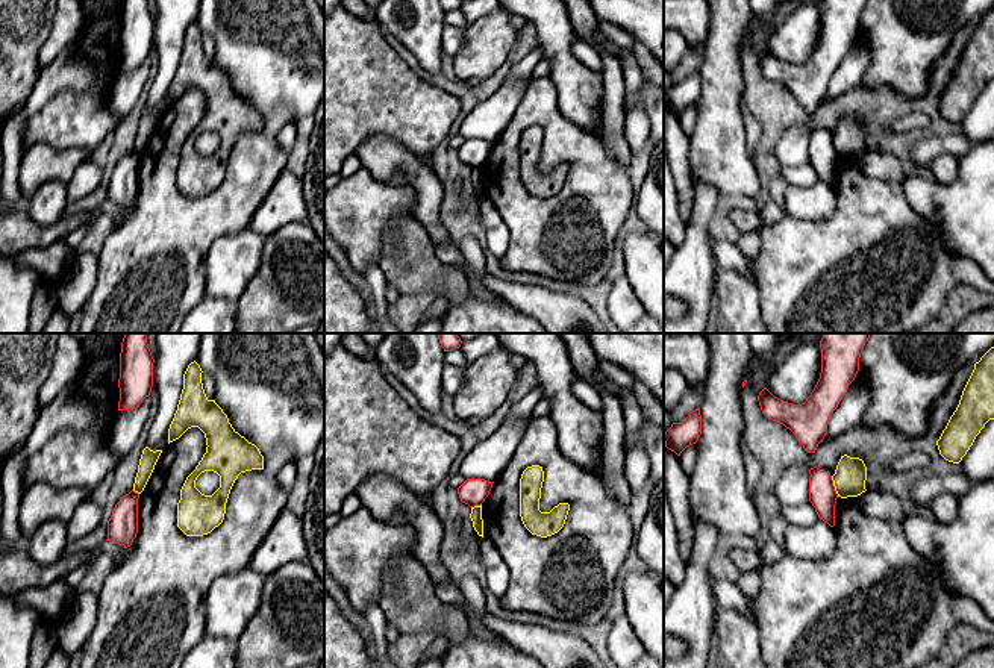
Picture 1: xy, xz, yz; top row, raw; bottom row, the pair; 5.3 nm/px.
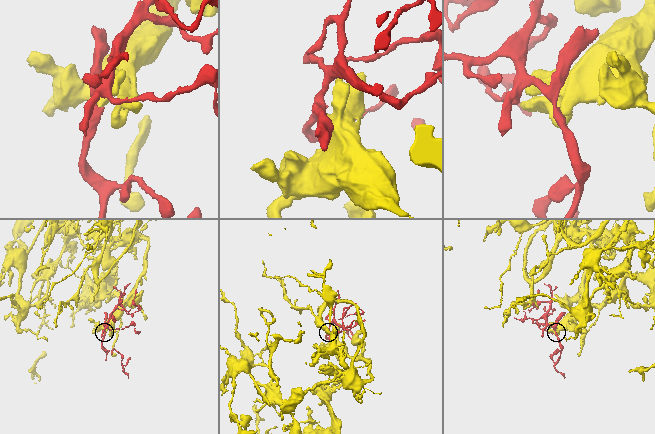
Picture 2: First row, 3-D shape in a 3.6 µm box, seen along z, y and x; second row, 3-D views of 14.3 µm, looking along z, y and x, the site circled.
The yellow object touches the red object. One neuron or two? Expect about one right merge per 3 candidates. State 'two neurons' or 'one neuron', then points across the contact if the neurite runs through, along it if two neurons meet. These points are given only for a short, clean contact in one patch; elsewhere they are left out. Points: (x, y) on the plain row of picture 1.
two neurons; border along yz (831, 137), (838, 156)

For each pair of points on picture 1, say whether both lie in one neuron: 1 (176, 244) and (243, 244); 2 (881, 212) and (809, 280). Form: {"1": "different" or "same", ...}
{"1": "different", "2": "same"}

